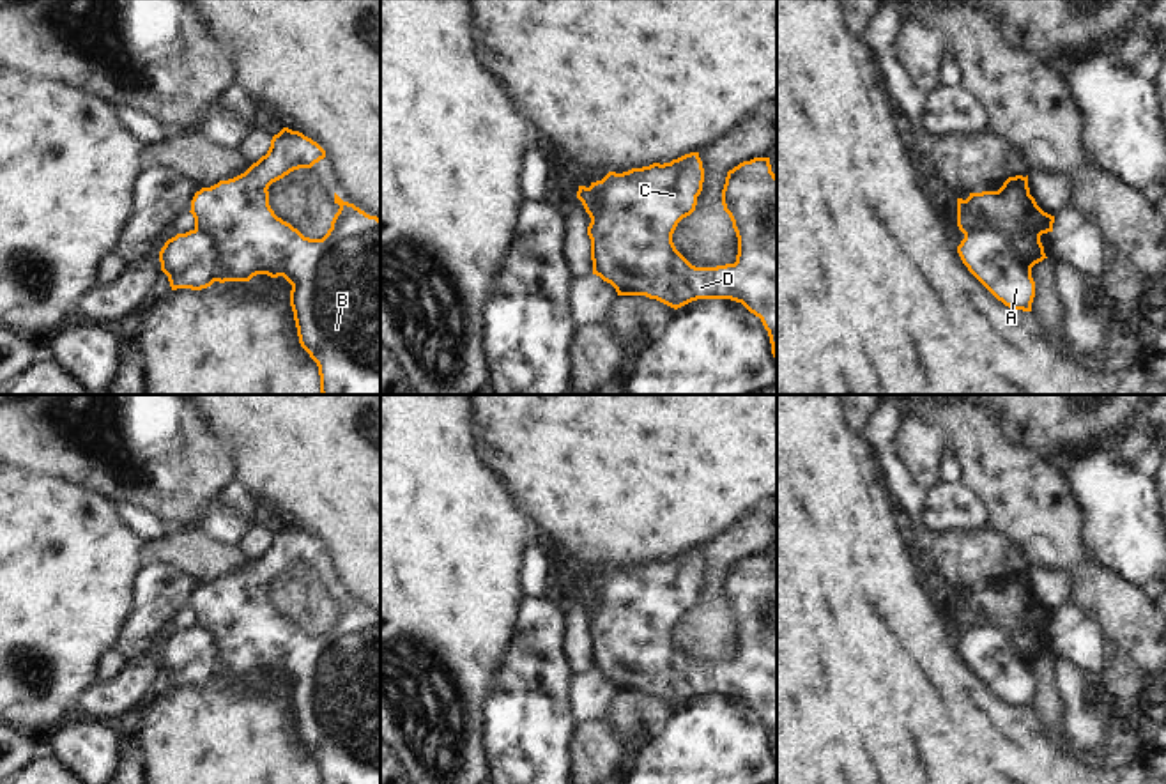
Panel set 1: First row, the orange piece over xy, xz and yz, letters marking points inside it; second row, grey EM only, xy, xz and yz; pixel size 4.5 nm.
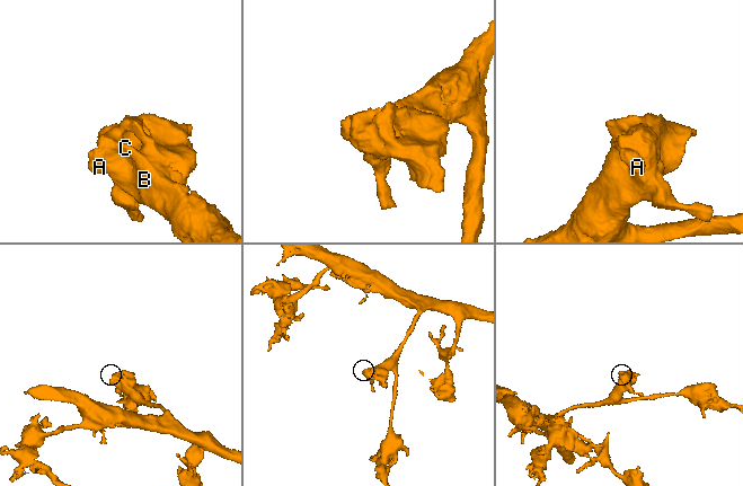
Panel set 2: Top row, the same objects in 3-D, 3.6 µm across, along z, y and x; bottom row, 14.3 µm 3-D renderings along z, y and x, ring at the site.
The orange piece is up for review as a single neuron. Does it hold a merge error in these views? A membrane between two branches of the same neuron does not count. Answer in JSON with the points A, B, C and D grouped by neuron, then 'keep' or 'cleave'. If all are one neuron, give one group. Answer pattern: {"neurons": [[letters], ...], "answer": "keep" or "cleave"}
{"neurons": [["A"], ["B", "C", "D"]], "answer": "cleave"}

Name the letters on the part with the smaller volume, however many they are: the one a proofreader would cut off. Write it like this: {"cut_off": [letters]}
{"cut_off": ["A"]}

